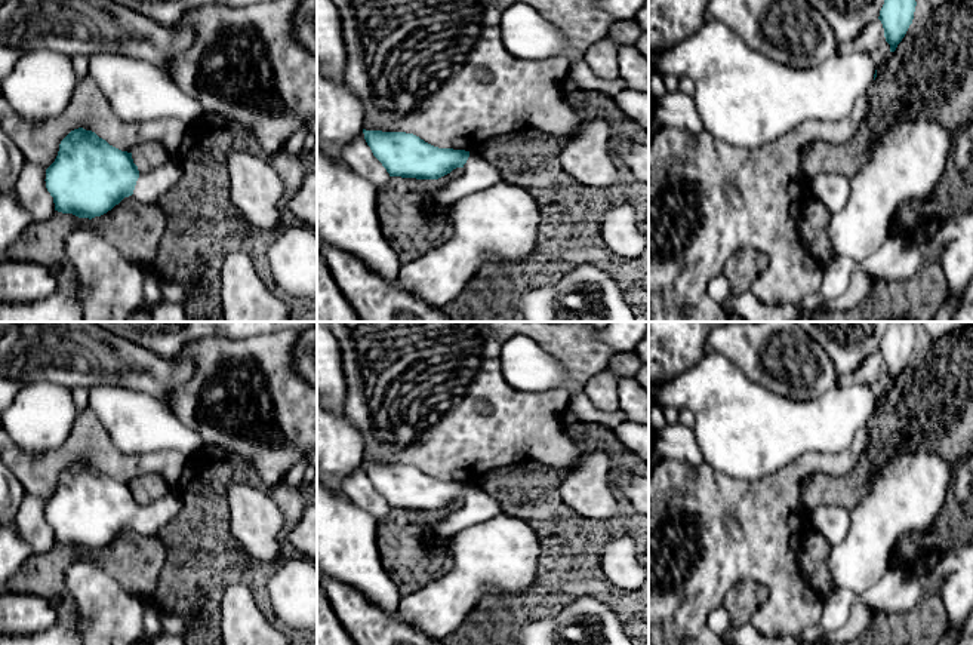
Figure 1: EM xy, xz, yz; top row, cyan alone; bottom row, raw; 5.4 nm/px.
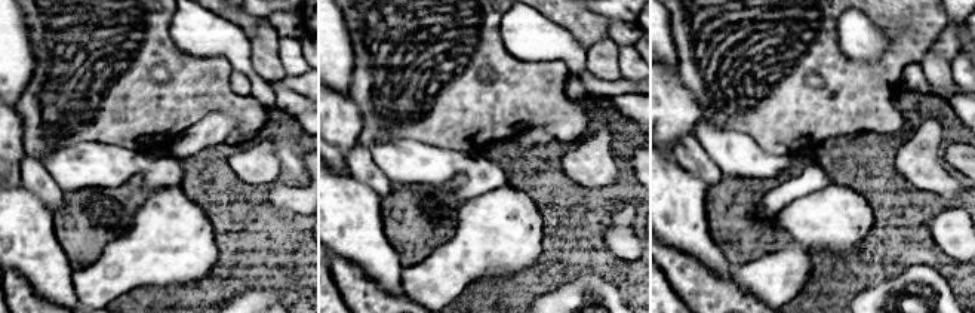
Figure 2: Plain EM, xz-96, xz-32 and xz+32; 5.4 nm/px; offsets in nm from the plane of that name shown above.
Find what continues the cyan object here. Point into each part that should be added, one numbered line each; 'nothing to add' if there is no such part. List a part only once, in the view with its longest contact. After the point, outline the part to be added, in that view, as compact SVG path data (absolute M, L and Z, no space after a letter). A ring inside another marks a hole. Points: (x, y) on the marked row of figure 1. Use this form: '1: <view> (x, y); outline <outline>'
1: xy (150, 187); outline M170 160L151 172L139 173L132 196L142 205L157 205L158 199L179 181L181 175L182 169L178 160Z

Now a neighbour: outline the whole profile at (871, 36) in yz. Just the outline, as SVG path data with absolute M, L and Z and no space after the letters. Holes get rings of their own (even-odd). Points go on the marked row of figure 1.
M880 19L872 21L853 42L840 43L837 53L871 52L881 43L884 28Z

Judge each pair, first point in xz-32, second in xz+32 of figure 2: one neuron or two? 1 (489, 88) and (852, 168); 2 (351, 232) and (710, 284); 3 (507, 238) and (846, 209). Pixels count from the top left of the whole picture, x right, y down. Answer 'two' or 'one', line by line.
1: two
2: two
3: one

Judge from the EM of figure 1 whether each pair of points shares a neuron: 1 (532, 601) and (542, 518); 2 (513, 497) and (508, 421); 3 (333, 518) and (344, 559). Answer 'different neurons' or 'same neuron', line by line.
1: same neuron
2: different neurons
3: same neuron

